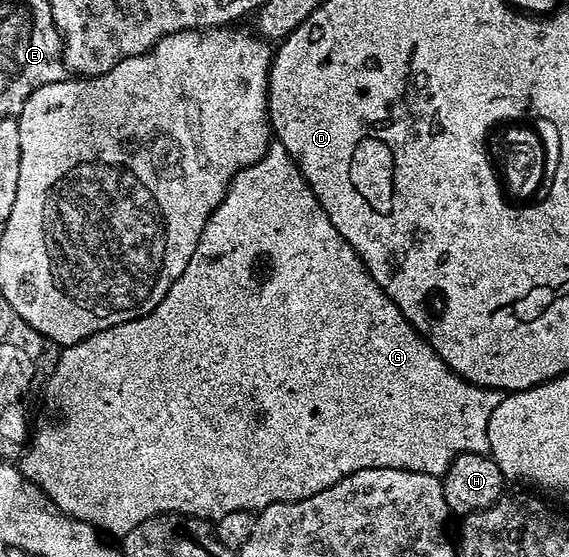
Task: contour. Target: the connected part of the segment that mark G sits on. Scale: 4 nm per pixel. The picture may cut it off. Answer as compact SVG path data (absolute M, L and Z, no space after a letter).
M275 141L269 142L268 151L263 159L232 176L232 184L228 187L226 197L220 202L218 209L214 209L206 229L202 229L202 237L198 237L198 245L194 249L194 257L190 257L190 265L186 265L182 277L178 277L178 281L174 281L174 285L170 285L170 293L166 293L163 301L148 315L138 317L134 321L126 321L122 325L114 325L110 329L94 333L74 345L63 348L55 356L50 378L52 380L48 383L48 395L52 398L53 405L60 410L60 419L50 420L37 435L35 432L31 436L26 450L19 456L19 458L21 457L21 459L18 459L19 469L26 479L40 486L42 493L46 493L46 497L50 497L50 501L54 501L54 505L62 514L83 523L88 523L108 537L113 537L112 535L123 537L126 533L130 533L130 529L142 525L142 521L161 513L165 515L187 515L193 519L203 519L205 521L215 521L226 517L226 513L238 513L239 511L259 513L275 503L289 503L306 497L314 497L314 493L322 493L322 489L330 489L330 485L334 485L338 481L345 479L350 473L358 473L362 469L389 467L390 469L402 469L403 471L413 471L414 473L430 473L431 475L442 477L447 473L448 466L460 454L488 455L490 413L494 413L494 409L498 409L502 398L501 392L494 391L491 387L479 387L477 383L471 383L460 378L459 375L449 369L446 361L442 361L442 357L438 357L438 353L434 353L432 346L413 329L410 321L406 321L406 317L400 312L398 305L394 305L394 301L390 301L390 297L386 297L384 290L376 284L374 277L370 277L366 265L358 257L355 249L345 241L342 233L338 233L338 229L334 229L334 225L330 225L330 217L326 217L318 197L314 197L310 185L304 180L302 173L298 169L298 165L292 160L290 153L286 153L286 149L282 144Z

